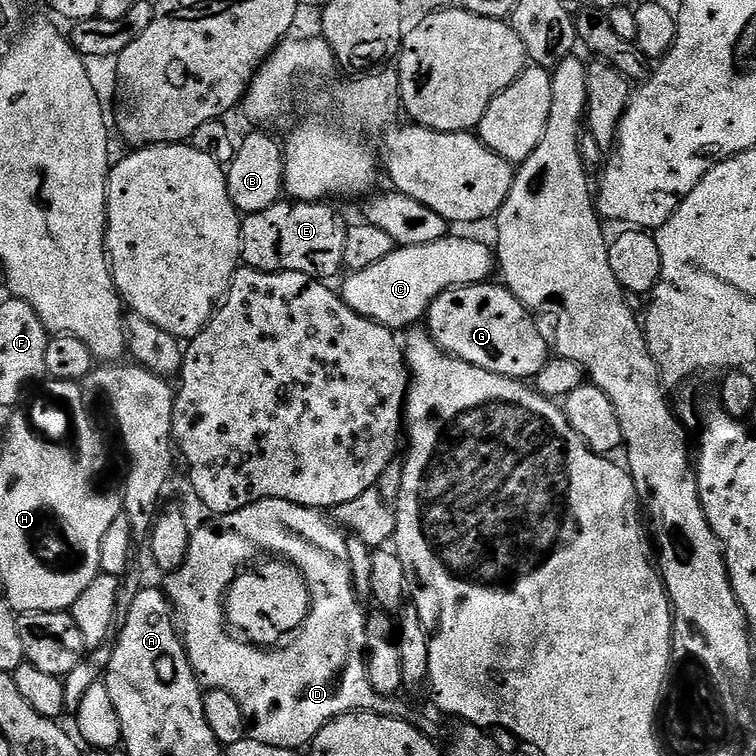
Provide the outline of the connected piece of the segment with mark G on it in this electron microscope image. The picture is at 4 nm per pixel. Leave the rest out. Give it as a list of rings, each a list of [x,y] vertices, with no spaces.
[[[485,282],[482,284],[463,284],[461,288],[451,288],[438,294],[429,305],[426,313],[426,331],[434,343],[450,356],[456,356],[470,366],[481,368],[506,378],[531,381],[550,358],[550,344],[542,333],[536,329],[537,321],[533,313],[514,298],[514,294],[503,283]]]

